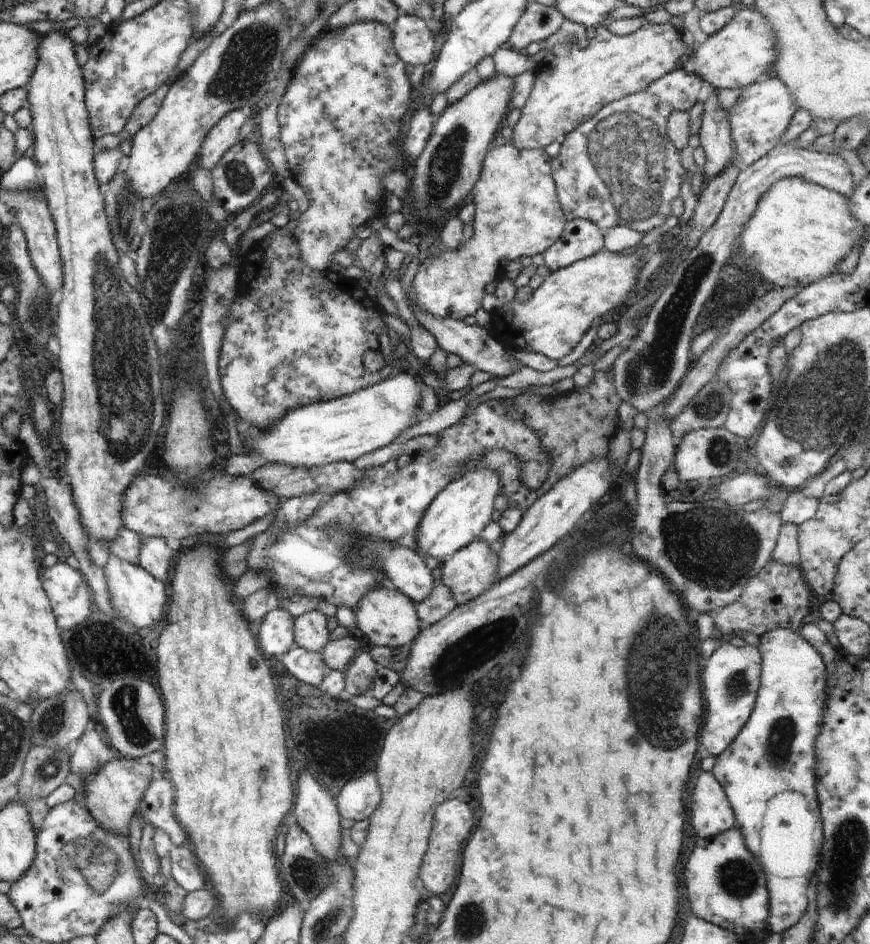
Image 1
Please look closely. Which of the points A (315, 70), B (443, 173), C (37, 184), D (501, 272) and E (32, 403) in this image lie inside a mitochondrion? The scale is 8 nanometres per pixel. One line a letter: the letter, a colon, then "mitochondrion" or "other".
A: other
B: mitochondrion
C: other
D: other
E: other

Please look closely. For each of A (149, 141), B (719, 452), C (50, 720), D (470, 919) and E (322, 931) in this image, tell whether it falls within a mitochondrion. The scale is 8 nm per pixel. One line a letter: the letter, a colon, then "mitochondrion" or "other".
A: other
B: mitochondrion
C: mitochondrion
D: mitochondrion
E: mitochondrion

